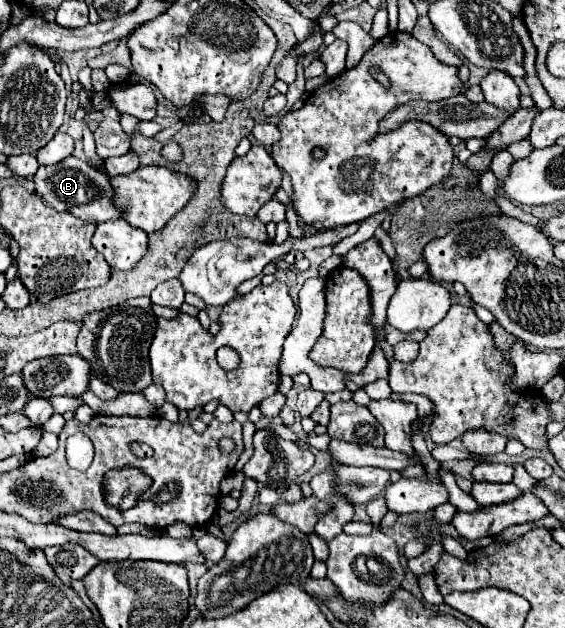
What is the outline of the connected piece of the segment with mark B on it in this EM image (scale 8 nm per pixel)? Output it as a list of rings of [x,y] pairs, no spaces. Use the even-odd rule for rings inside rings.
[[[68,156],[64,162],[56,166],[40,166],[34,176],[34,184],[36,192],[60,212],[70,212],[92,224],[102,224],[106,220],[122,218],[122,210],[112,204],[114,188],[110,180],[106,178],[106,174],[100,174],[100,170],[96,170],[88,160]]]

